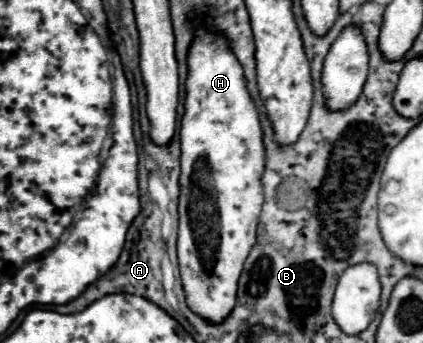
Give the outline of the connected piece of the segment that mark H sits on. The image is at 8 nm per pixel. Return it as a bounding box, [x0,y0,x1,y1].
[178,20,264,324]

